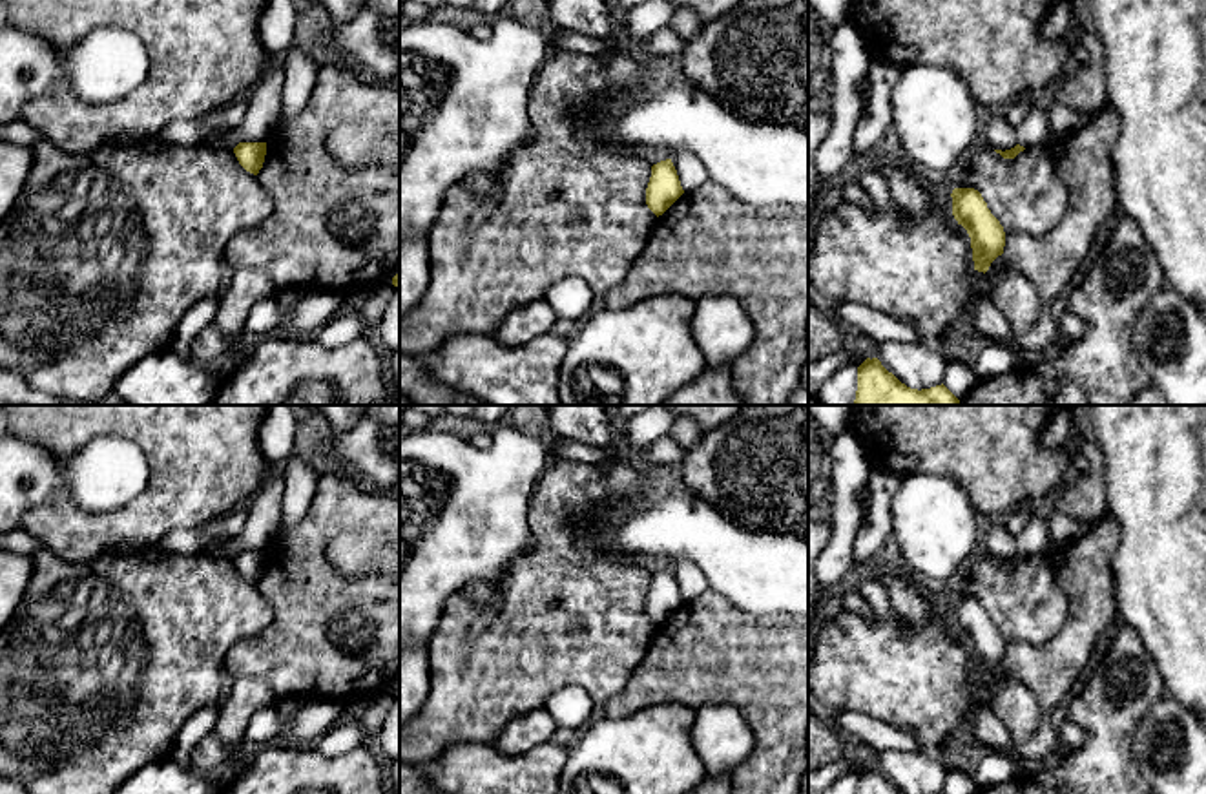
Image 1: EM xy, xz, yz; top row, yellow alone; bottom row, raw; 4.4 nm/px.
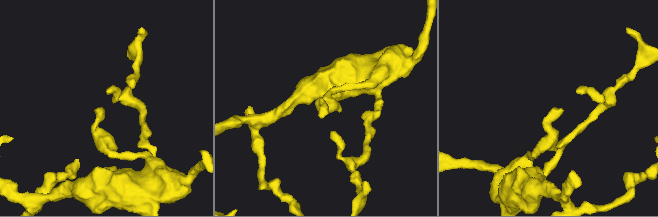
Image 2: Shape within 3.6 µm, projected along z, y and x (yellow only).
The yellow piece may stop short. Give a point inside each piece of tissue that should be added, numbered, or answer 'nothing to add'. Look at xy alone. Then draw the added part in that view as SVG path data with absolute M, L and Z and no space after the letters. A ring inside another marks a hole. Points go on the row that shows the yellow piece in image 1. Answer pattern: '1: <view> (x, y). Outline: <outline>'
nothing to add

